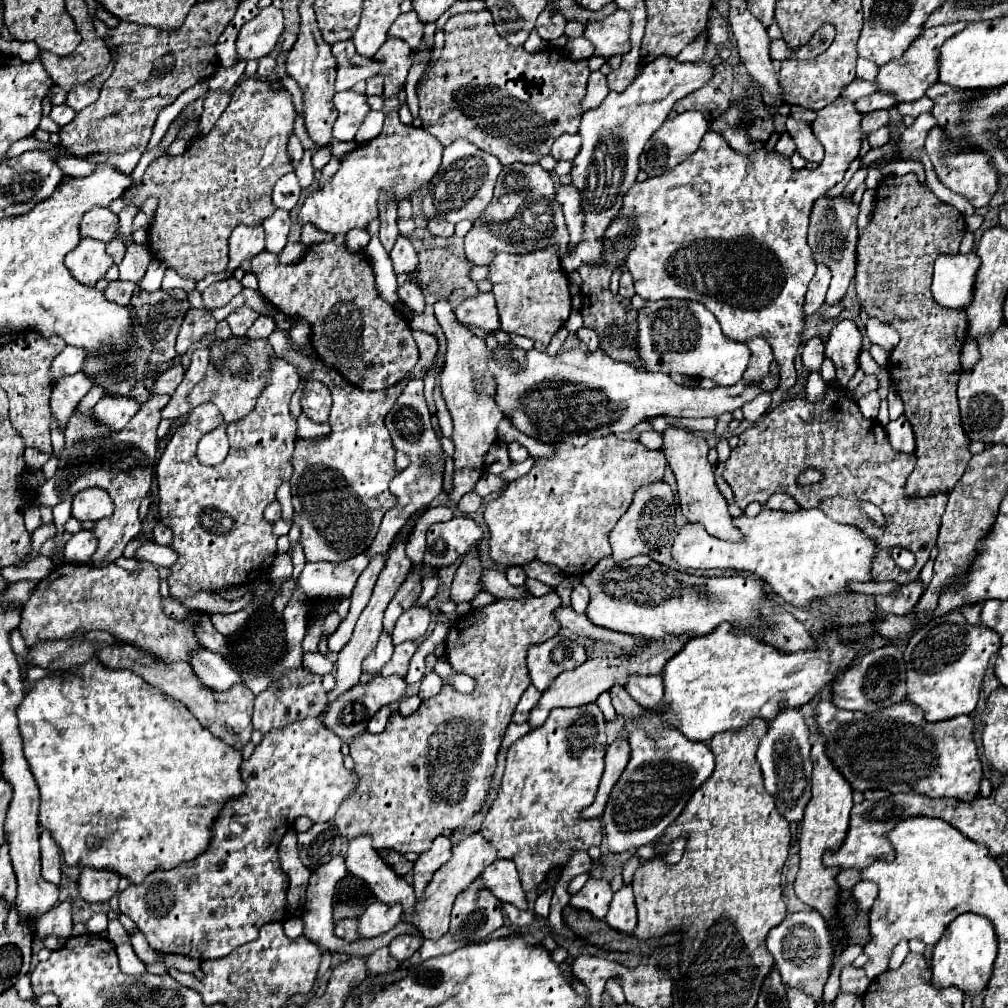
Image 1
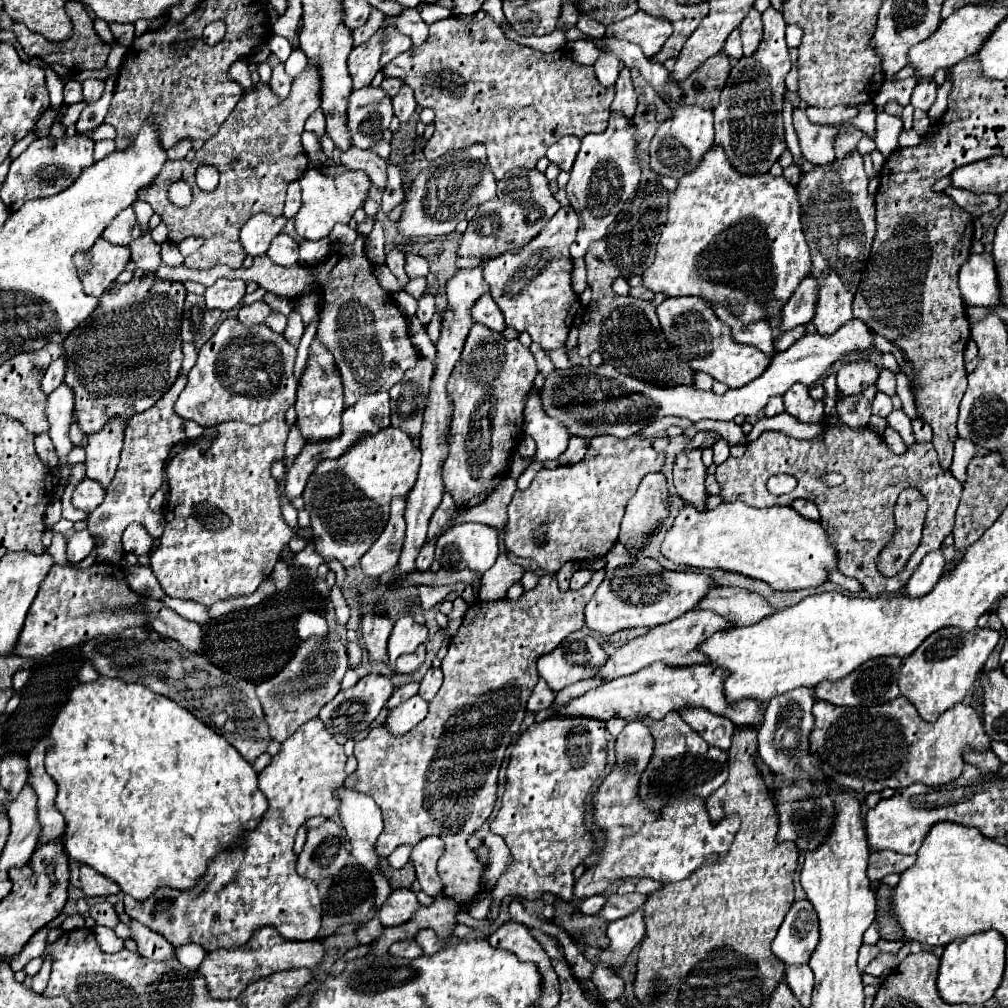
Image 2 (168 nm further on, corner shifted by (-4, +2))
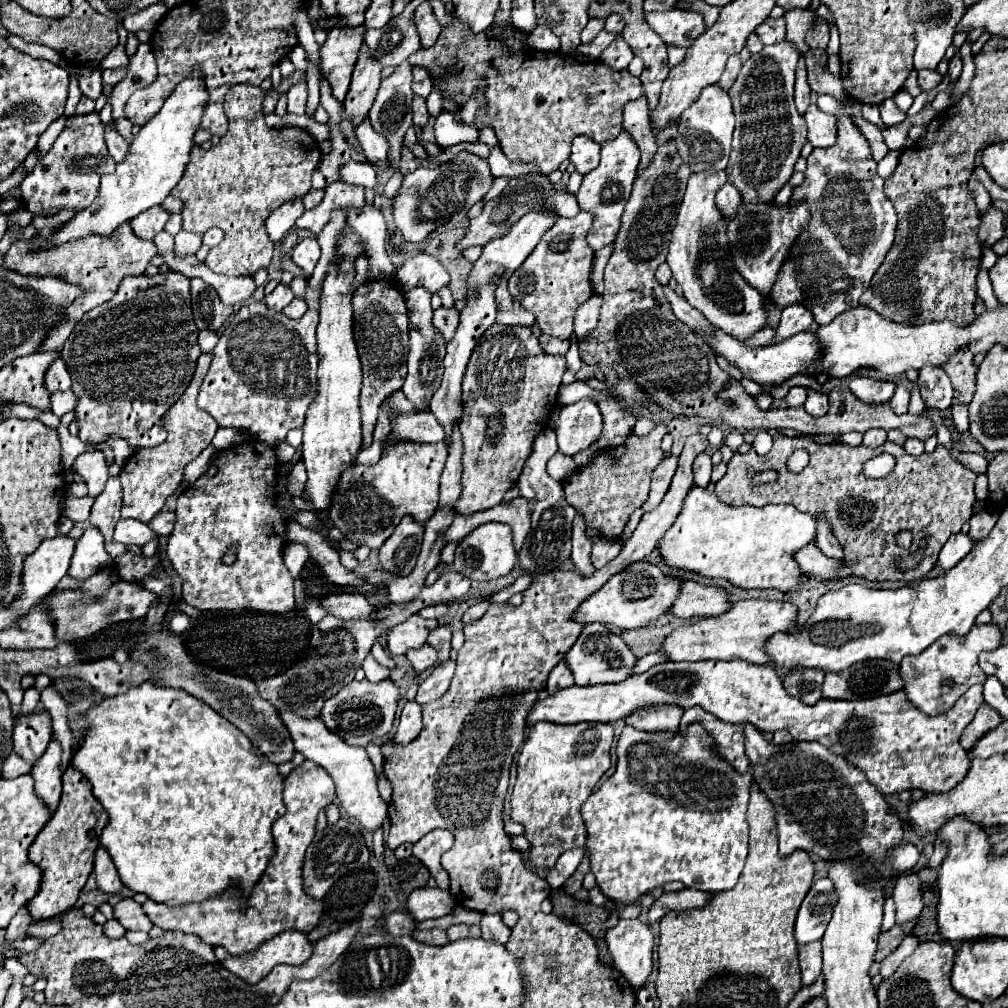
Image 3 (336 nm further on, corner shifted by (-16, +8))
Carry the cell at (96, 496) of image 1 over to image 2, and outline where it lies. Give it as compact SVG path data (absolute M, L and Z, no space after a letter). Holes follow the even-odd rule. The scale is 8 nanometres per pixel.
M84 478L72 494L72 504L74 504L74 508L82 510L84 514L90 514L92 510L96 510L102 504L104 494L106 494L106 490L98 482Z

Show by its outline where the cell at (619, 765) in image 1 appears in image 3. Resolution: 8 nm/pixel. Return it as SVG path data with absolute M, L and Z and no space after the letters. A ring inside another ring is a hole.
M662 704L660 708L648 708L648 712L632 712L632 716L628 716L624 722L646 732L676 732L682 712L682 708Z

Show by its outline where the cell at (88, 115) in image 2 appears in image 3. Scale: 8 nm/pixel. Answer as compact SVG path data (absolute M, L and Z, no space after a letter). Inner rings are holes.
M106 126L106 144L108 144L108 150L110 150L110 154L112 154L112 158L116 162L120 162L120 160L126 158L126 154L128 154L128 142L112 126Z

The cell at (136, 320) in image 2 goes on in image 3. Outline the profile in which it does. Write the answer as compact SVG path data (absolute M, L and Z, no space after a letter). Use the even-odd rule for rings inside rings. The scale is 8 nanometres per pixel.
M168 270L152 278L128 276L122 280L112 300L82 316L60 354L72 376L72 390L78 398L76 422L80 428L80 440L102 444L110 436L118 436L124 438L132 450L162 444L166 440L162 416L188 388L200 354L198 328L190 310L190 280L186 276Z

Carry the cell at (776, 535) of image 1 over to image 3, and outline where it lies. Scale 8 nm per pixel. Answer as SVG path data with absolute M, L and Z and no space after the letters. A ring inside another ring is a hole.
M692 486L678 518L658 540L656 548L674 570L696 572L704 578L724 578L738 588L776 588L788 592L802 578L794 552L810 544L814 534L814 518L790 504L768 504L762 508L728 506L706 488Z

